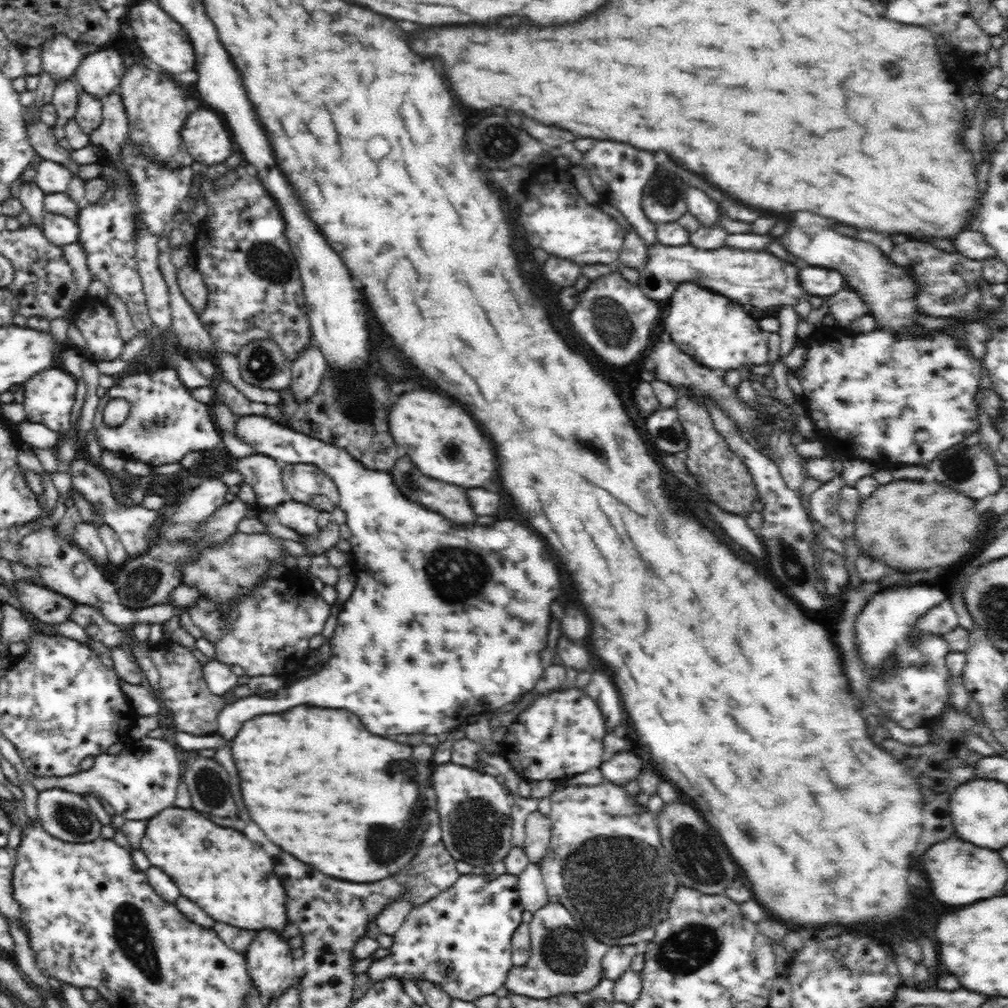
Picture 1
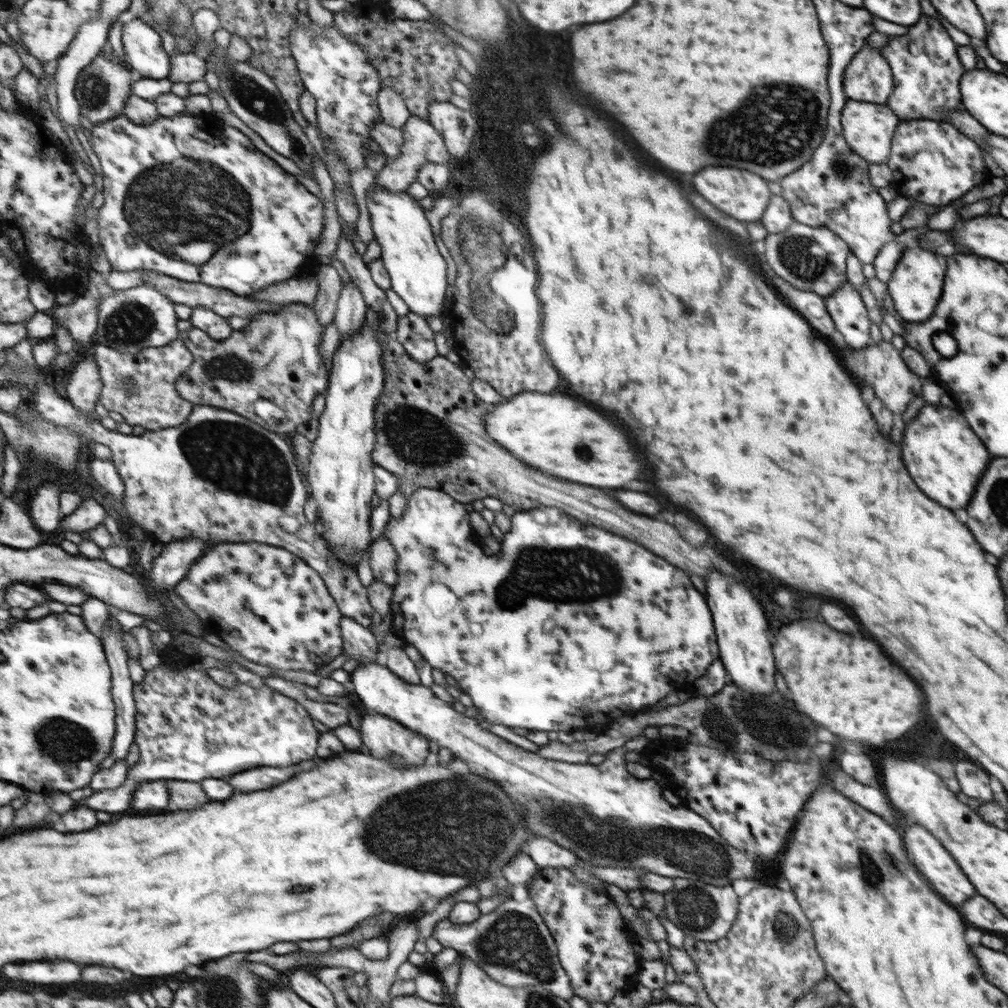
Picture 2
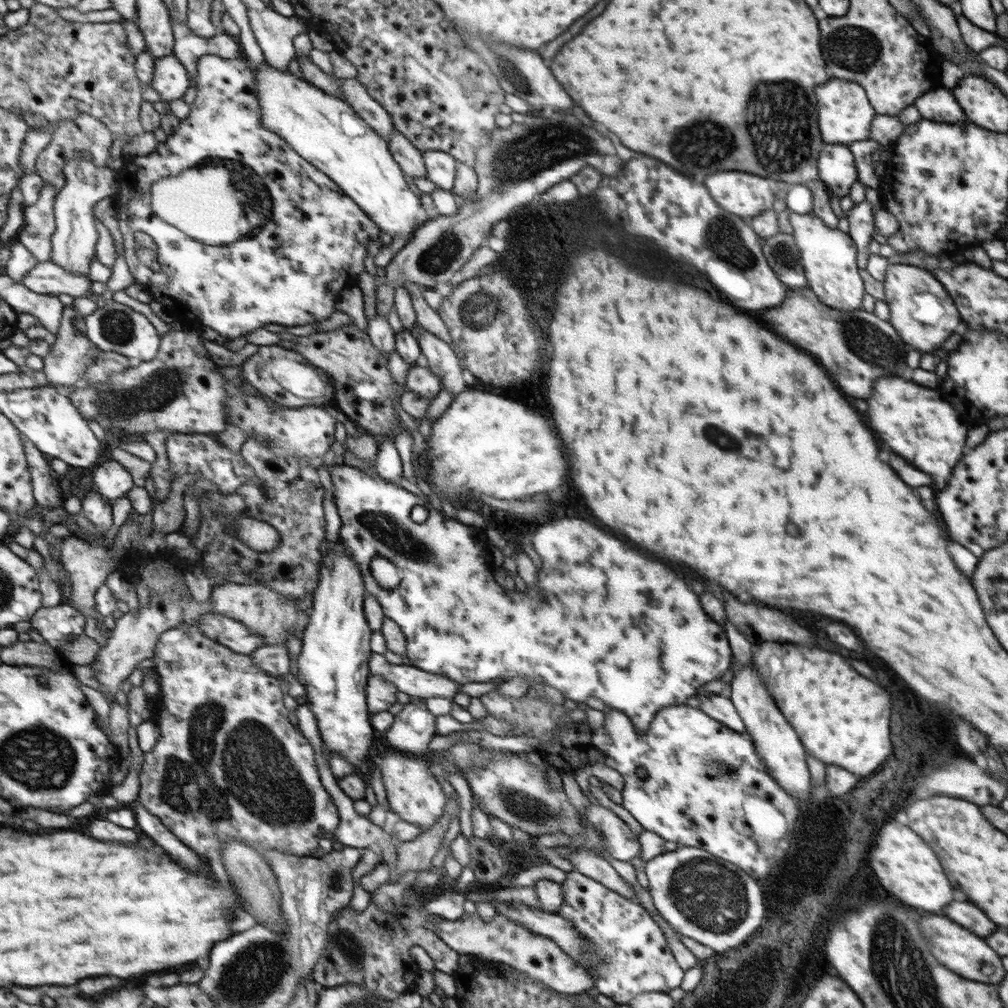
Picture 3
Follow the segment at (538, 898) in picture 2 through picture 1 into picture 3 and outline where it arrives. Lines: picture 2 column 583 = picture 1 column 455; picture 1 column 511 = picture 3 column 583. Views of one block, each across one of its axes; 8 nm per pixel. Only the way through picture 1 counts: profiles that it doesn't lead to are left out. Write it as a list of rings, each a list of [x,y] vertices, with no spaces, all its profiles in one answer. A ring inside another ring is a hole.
[[[578,871],[567,873],[566,880],[561,884],[564,901],[559,906],[557,913],[566,918],[584,938],[584,960],[592,962],[594,967],[586,966],[584,961],[577,962],[596,982],[596,990],[608,998],[612,998],[615,1004],[628,1004],[635,1000],[642,993],[651,993],[652,991],[662,991],[668,993],[672,988],[683,984],[683,978],[686,971],[680,968],[677,960],[668,946],[665,936],[662,936],[662,930],[658,924],[648,916],[645,908],[639,903],[632,902],[631,899],[624,898],[616,891],[602,886],[602,883],[596,882],[593,878]]]

